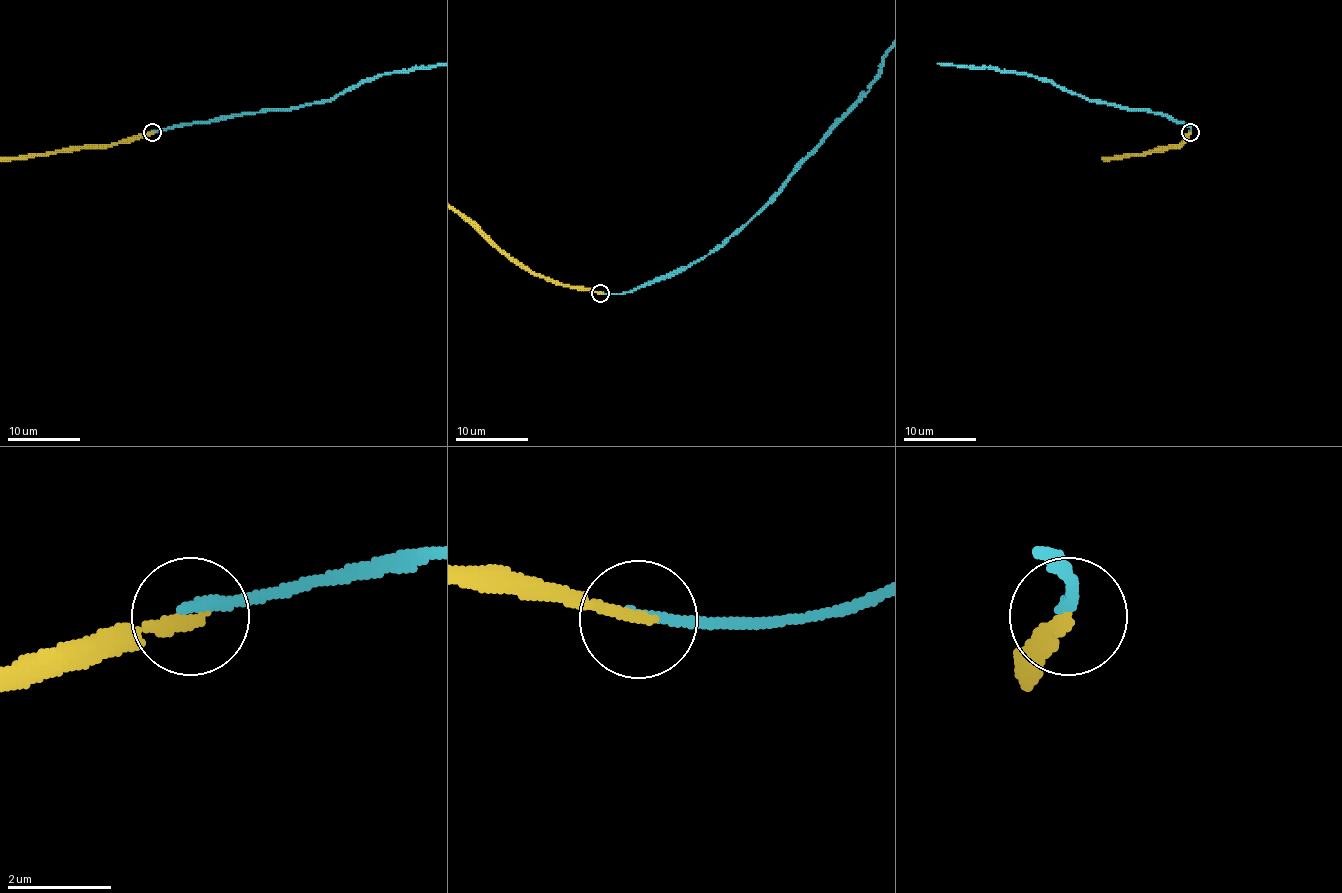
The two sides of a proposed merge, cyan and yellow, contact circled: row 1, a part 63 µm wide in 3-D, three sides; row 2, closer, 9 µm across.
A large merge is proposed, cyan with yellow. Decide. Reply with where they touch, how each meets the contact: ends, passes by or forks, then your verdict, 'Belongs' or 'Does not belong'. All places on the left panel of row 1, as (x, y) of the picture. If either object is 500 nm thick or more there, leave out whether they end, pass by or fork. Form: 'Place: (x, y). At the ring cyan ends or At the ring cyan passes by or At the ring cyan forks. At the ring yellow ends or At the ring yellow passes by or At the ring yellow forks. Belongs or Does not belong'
Place: (152, 132). At the ring cyan ends. At the ring yellow ends. Does not belong

